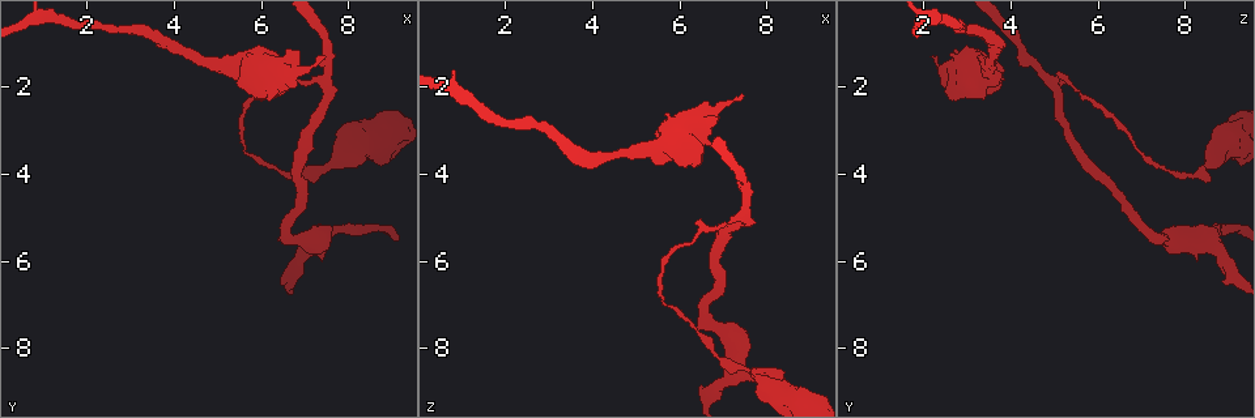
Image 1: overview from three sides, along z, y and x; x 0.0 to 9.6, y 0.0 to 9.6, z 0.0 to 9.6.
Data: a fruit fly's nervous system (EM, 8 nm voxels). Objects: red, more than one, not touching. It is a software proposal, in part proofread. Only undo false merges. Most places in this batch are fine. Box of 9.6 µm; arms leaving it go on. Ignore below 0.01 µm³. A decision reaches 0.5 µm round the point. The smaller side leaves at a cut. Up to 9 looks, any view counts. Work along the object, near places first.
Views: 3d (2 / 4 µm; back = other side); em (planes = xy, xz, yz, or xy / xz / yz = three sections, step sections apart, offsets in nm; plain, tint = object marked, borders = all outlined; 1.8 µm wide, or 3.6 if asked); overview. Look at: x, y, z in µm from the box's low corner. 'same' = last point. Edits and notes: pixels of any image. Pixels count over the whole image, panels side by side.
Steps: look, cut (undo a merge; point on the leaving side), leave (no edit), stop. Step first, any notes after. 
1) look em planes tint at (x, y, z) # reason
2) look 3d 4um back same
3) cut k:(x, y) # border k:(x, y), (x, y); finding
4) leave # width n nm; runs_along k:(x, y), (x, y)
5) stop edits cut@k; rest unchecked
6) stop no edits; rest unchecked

look 3d 4um at (8.25, 3.40, 8.95) # thick turns thin

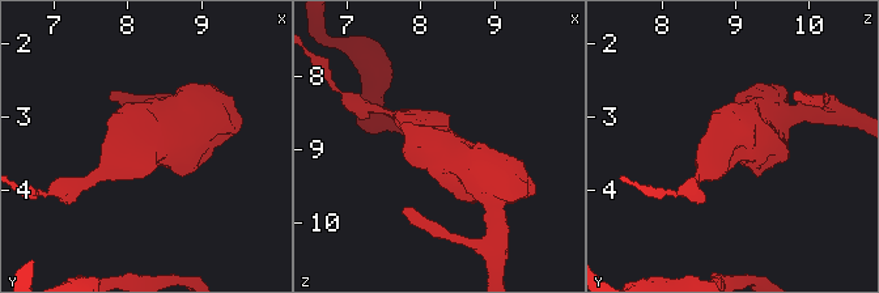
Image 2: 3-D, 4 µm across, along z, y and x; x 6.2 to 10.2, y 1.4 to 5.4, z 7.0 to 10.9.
look em 3.6um planes tint at (8.30, 3.45, 8.90)

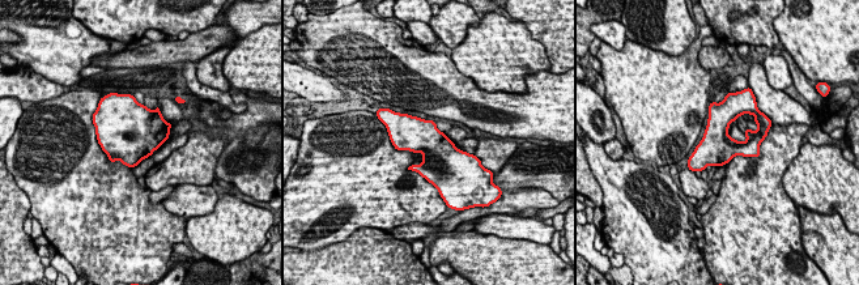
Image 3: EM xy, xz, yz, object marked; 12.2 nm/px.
leave # width 440 nm; continuous, no second neuron

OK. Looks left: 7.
look em 3.6um planes tint at (7.30, 5.45, 8.50) # sharp bend

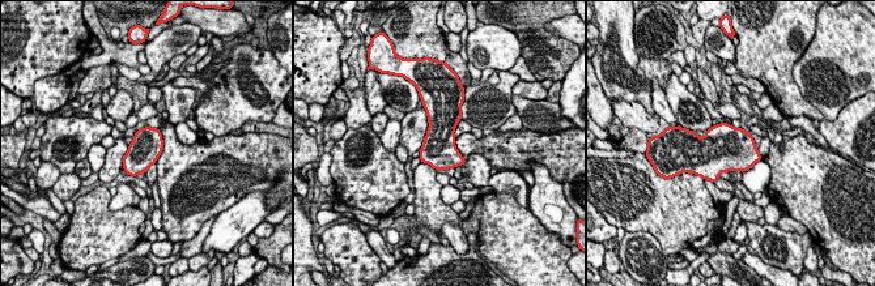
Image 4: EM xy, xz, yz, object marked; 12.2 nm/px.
leave # all the same neuron

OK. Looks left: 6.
look em 3.6um planes tint at (7.40, 1.95, 5.00) # three arms meet

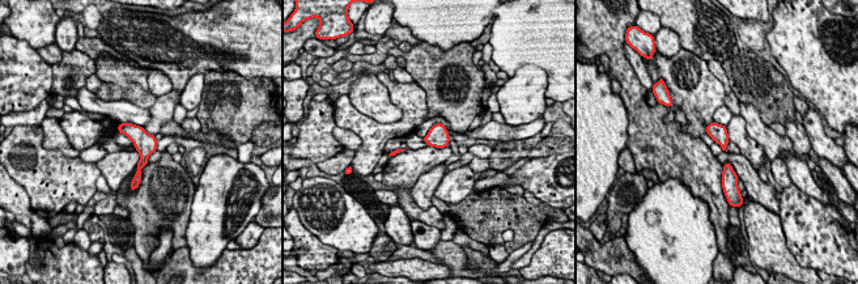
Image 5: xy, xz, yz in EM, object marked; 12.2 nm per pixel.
leave # one neuron here

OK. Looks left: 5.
look em 3.6um planes plain at (6.80, 1.60, 2.55) # thick turns thin

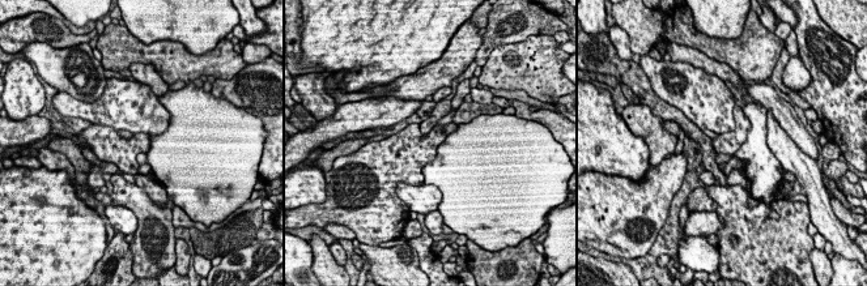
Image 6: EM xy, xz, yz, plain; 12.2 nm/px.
look em 3.6um planes tint same

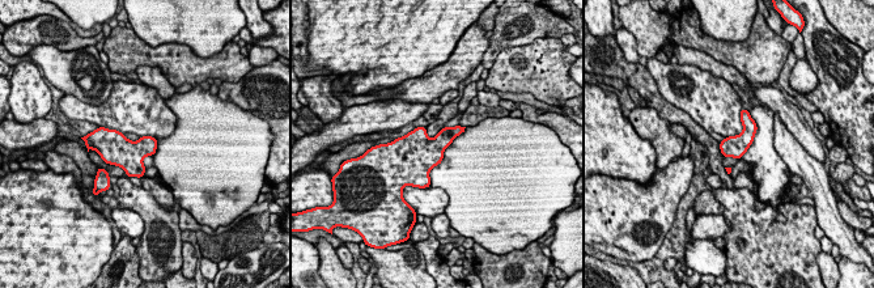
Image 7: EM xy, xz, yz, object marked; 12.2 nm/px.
leave # one neuron here

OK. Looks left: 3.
stop no edits; rest unchecked

